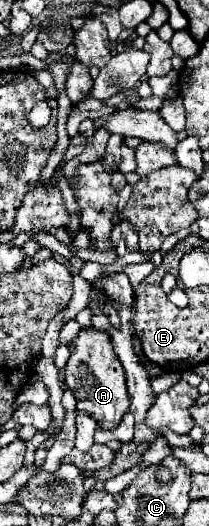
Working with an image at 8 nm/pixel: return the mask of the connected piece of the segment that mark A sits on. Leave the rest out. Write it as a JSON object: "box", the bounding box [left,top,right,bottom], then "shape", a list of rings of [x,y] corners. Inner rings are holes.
{"box":[65,326,129,428],"shape":[[[93,326],[79,330],[77,338],[71,342],[71,356],[65,366],[65,384],[77,400],[77,410],[89,412],[103,428],[115,428],[129,410],[125,372],[113,350],[109,332],[105,330],[95,330]]]}

